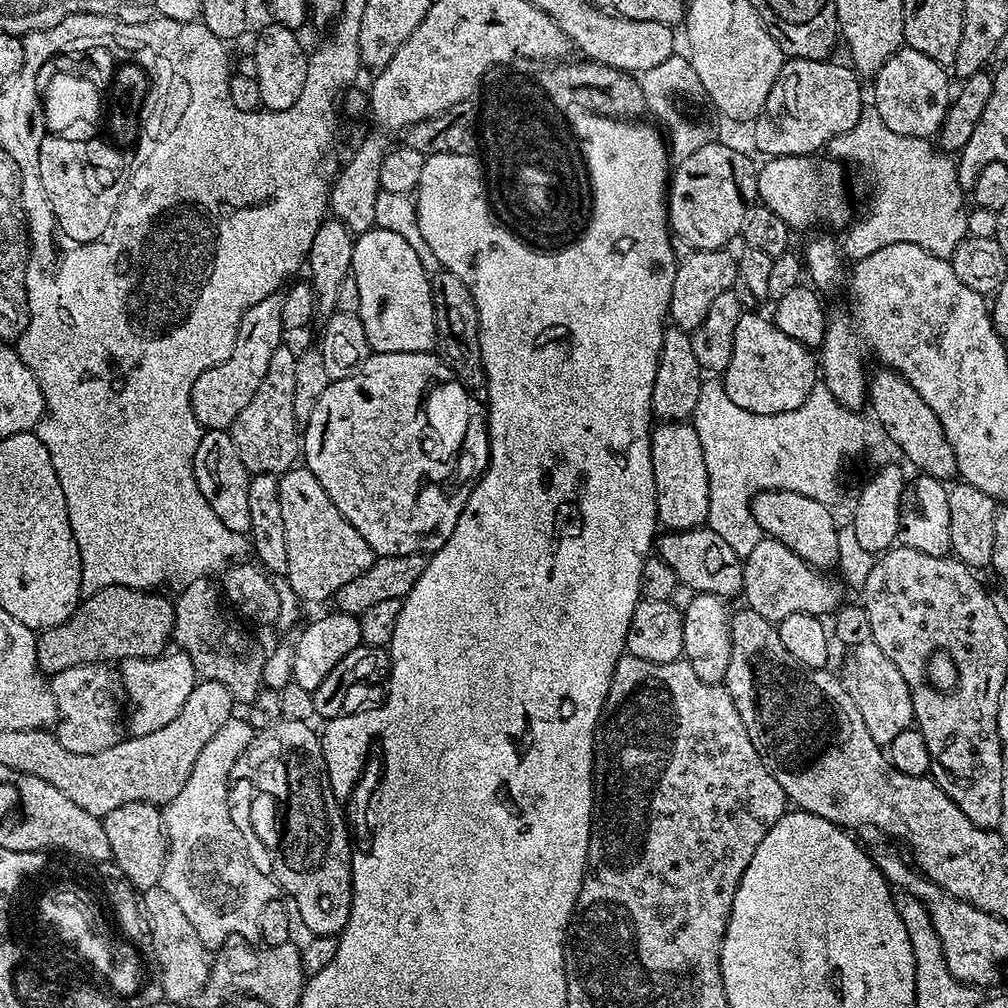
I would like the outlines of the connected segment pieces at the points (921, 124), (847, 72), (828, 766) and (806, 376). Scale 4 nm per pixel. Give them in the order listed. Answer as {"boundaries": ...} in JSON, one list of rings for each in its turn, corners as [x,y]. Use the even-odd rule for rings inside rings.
{"boundaries":[[[[907,46],[880,68],[874,77],[876,83],[876,115],[894,130],[894,134],[903,136],[919,136],[932,138],[944,127],[948,117],[950,92],[948,96],[948,76],[945,65],[934,62],[934,58],[926,58],[926,54],[918,54],[918,50]]],[[[785,59],[774,86],[770,86],[766,106],[762,106],[751,125],[752,140],[758,151],[765,152],[765,157],[816,154],[840,131],[851,133],[862,115],[861,81],[847,63],[832,63],[831,59]]],[[[745,609],[744,612],[733,611],[730,616],[730,624],[728,630],[728,638],[730,640],[730,658],[731,662],[727,666],[727,674],[725,676],[725,688],[731,696],[731,701],[734,702],[735,709],[738,710],[738,718],[742,718],[742,726],[746,726],[746,734],[750,735],[750,742],[753,743],[754,750],[758,750],[758,758],[762,758],[763,764],[770,774],[773,774],[778,786],[782,786],[785,797],[795,807],[801,811],[813,813],[815,816],[824,817],[828,821],[833,822],[836,817],[840,817],[844,824],[851,824],[852,821],[858,818],[864,818],[870,814],[878,814],[880,816],[890,816],[890,818],[899,818],[904,816],[906,822],[910,824],[910,828],[914,830],[914,834],[920,838],[920,842],[924,842],[924,846],[928,846],[932,852],[962,852],[964,848],[972,850],[972,852],[998,852],[1000,854],[1000,837],[1002,834],[997,829],[981,828],[976,823],[972,822],[966,814],[962,813],[962,809],[958,808],[953,799],[942,791],[937,786],[934,779],[927,776],[912,776],[902,774],[896,769],[890,769],[890,762],[887,755],[884,753],[883,747],[870,736],[870,730],[866,730],[866,722],[862,722],[862,714],[858,714],[858,706],[854,702],[854,698],[849,694],[840,680],[836,676],[831,676],[828,670],[824,668],[807,668],[802,666],[794,659],[790,650],[786,650],[786,646],[782,646],[782,638],[779,627],[766,618],[762,618],[762,614],[758,614],[752,609]]],[[[756,310],[741,311],[738,327],[734,330],[734,354],[730,354],[730,366],[722,373],[724,389],[738,406],[758,414],[776,414],[794,410],[806,402],[810,390],[818,384],[818,360],[804,344],[799,344],[790,334],[782,334],[767,315],[759,316]]]]}

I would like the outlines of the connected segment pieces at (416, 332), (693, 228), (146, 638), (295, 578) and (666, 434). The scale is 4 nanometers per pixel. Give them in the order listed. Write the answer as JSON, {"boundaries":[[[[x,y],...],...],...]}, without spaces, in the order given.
{"boundaries":[[[[379,226],[369,232],[361,232],[352,246],[352,267],[350,275],[358,282],[359,318],[366,330],[368,347],[378,352],[432,352],[437,347],[436,311],[432,301],[432,281],[430,273],[424,269],[418,254],[414,254],[410,242],[394,230]]],[[[705,142],[701,148],[694,150],[690,158],[680,160],[670,176],[670,193],[667,196],[668,220],[670,228],[679,239],[685,241],[695,250],[706,248],[723,249],[728,243],[739,237],[742,230],[742,214],[746,207],[744,195],[751,193],[756,186],[754,164],[740,152],[735,152],[728,144]]],[[[108,589],[95,599],[83,597],[76,612],[56,626],[43,629],[36,637],[36,666],[45,677],[57,676],[62,670],[74,666],[96,666],[107,660],[124,661],[128,657],[155,658],[165,651],[164,643],[169,643],[176,612],[174,604],[168,596],[163,600],[156,600],[150,593],[124,592],[124,589]]],[[[307,466],[289,468],[279,481],[278,502],[282,502],[282,526],[286,526],[287,587],[300,602],[331,601],[346,582],[358,578],[362,570],[370,570],[374,559],[372,547],[350,526]]],[[[664,422],[652,429],[656,518],[665,529],[687,532],[708,519],[710,486],[698,434],[688,422]]]]}

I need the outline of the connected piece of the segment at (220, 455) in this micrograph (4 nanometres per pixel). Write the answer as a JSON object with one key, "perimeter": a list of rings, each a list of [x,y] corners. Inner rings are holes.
{"perimeter":[[[208,430],[201,435],[194,454],[194,478],[202,498],[210,502],[210,510],[218,514],[222,526],[247,534],[250,530],[250,473],[242,458],[238,458],[238,446],[234,446],[231,431]]]}

